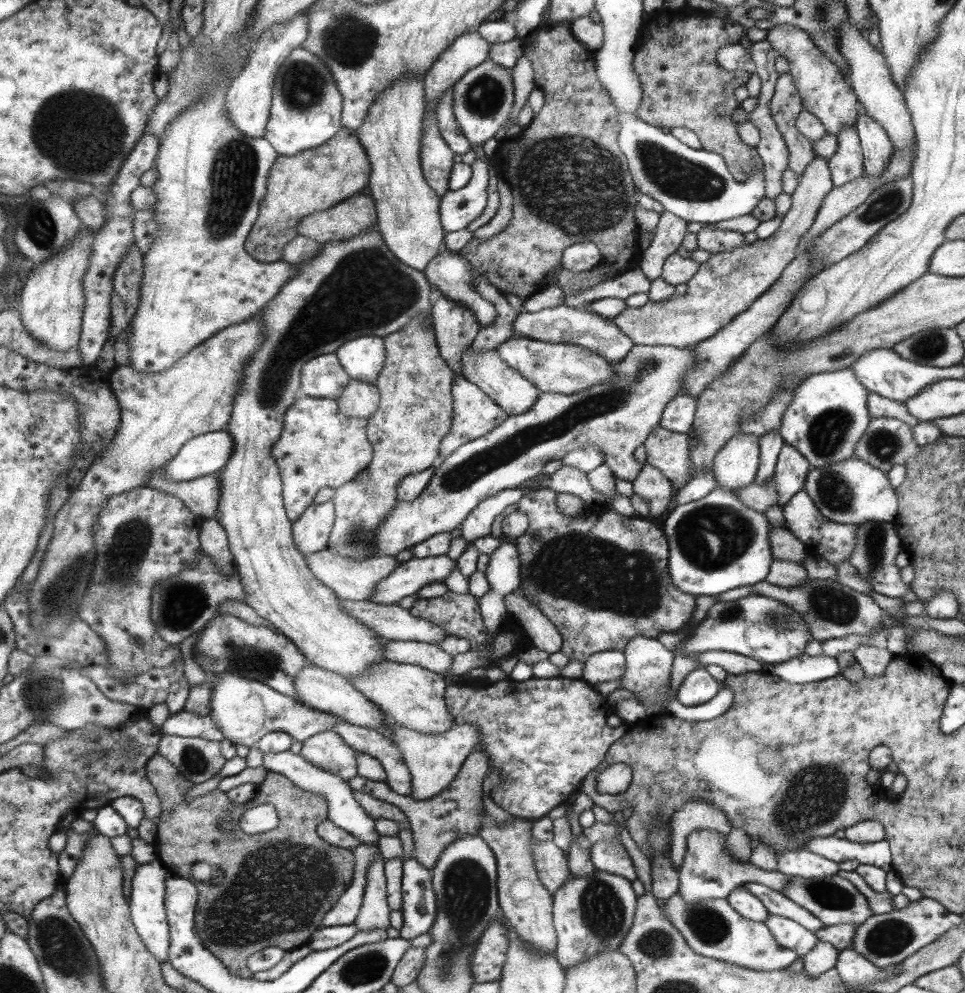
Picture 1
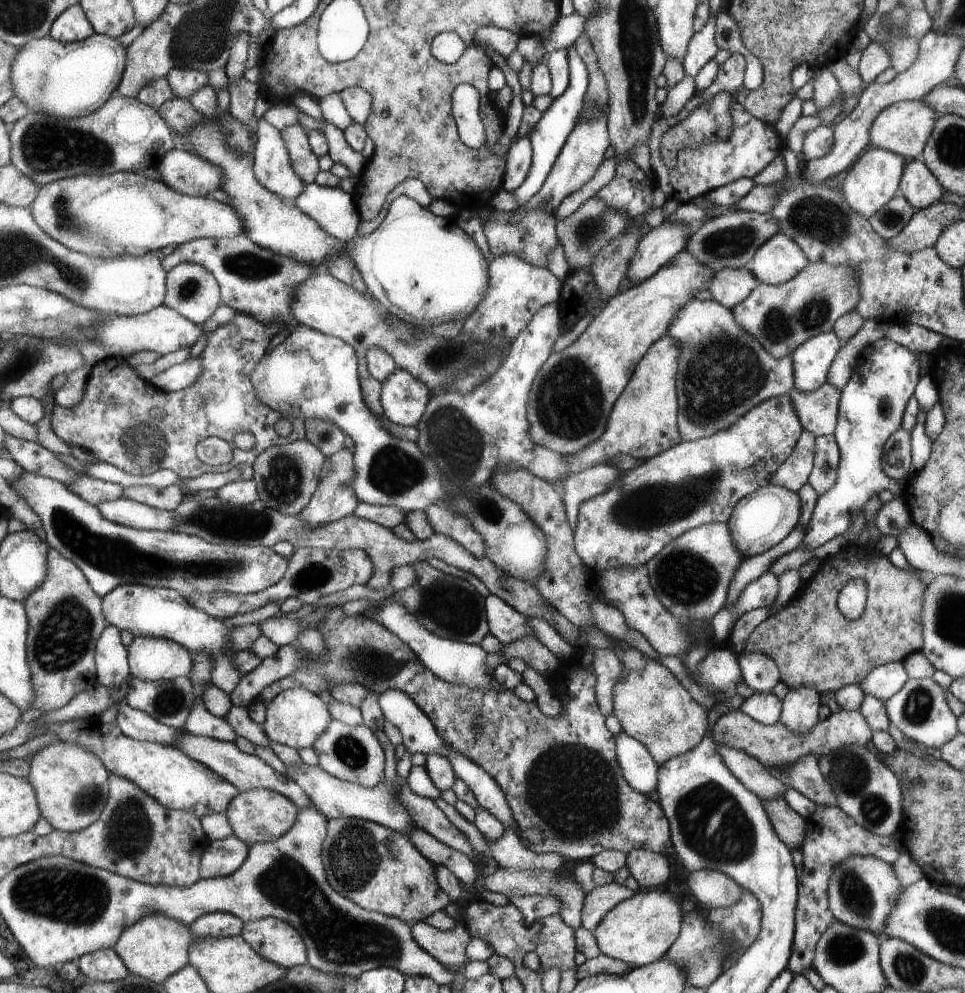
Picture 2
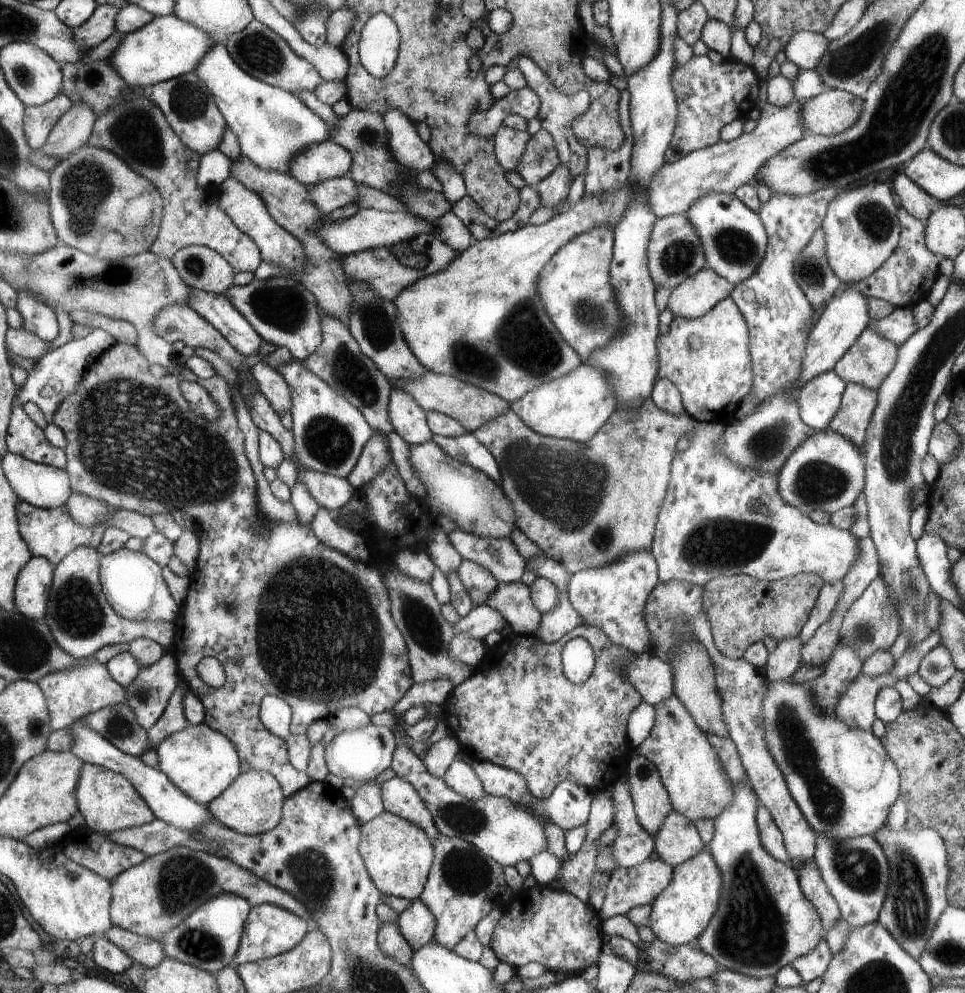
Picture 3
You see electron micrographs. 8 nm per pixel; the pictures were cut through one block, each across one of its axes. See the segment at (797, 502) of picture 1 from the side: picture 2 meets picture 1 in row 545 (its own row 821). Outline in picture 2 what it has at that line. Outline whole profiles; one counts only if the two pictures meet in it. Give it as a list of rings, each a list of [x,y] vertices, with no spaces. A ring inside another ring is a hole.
[[[816,806],[817,810],[805,819],[805,838],[801,844],[802,854],[799,898],[796,900],[795,935],[792,942],[792,954],[789,955],[787,970],[794,975],[812,968],[816,943],[820,936],[832,926],[835,917],[828,907],[828,880],[832,872],[849,856],[875,856],[877,860],[892,865],[900,859],[897,845],[889,836],[881,837],[867,832],[852,817],[847,816],[836,806]]]

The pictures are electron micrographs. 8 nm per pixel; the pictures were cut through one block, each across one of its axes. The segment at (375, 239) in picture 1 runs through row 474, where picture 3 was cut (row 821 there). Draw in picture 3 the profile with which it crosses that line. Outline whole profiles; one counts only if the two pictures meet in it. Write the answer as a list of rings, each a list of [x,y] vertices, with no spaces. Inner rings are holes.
[[[261,770],[240,772],[236,780],[208,805],[215,820],[226,828],[243,835],[257,835],[280,824],[283,815],[283,790],[275,776]]]

